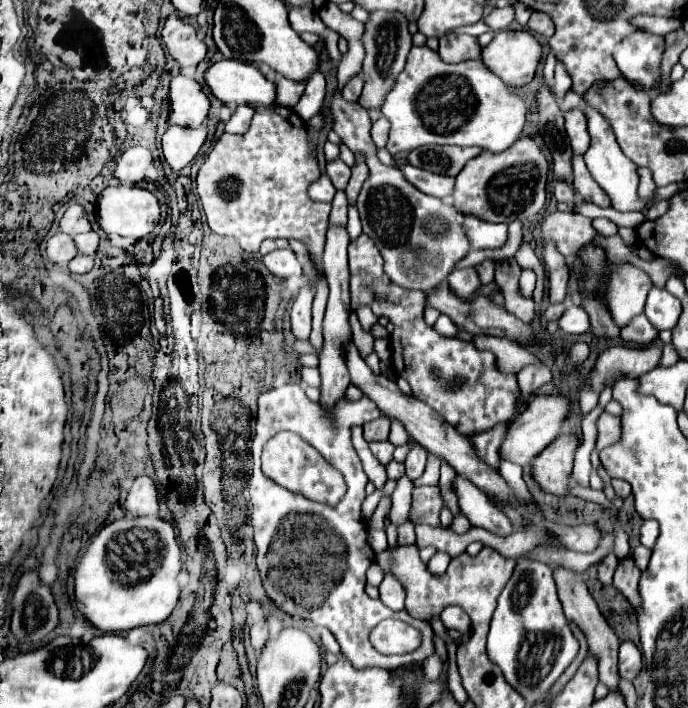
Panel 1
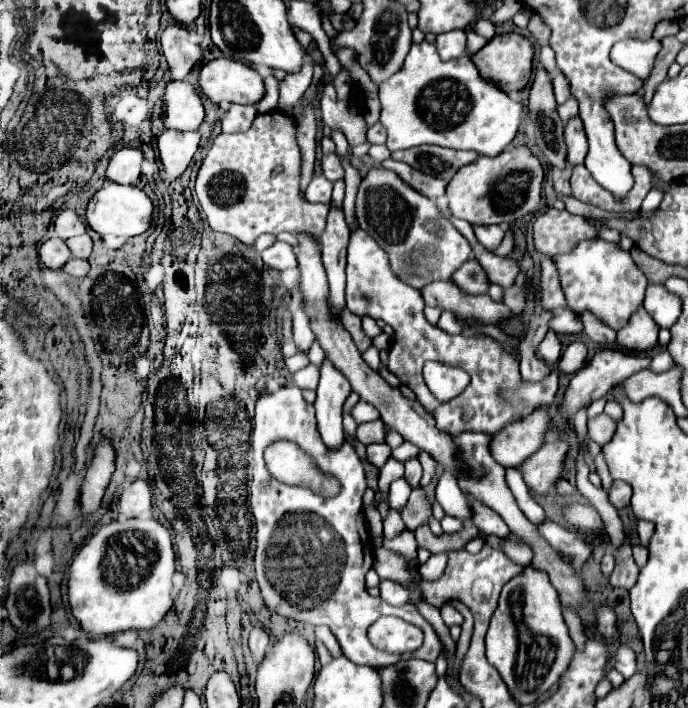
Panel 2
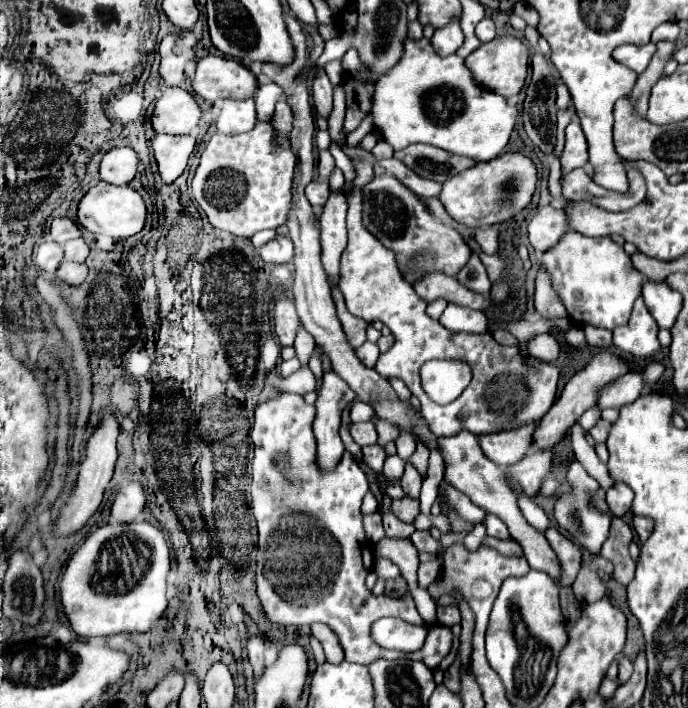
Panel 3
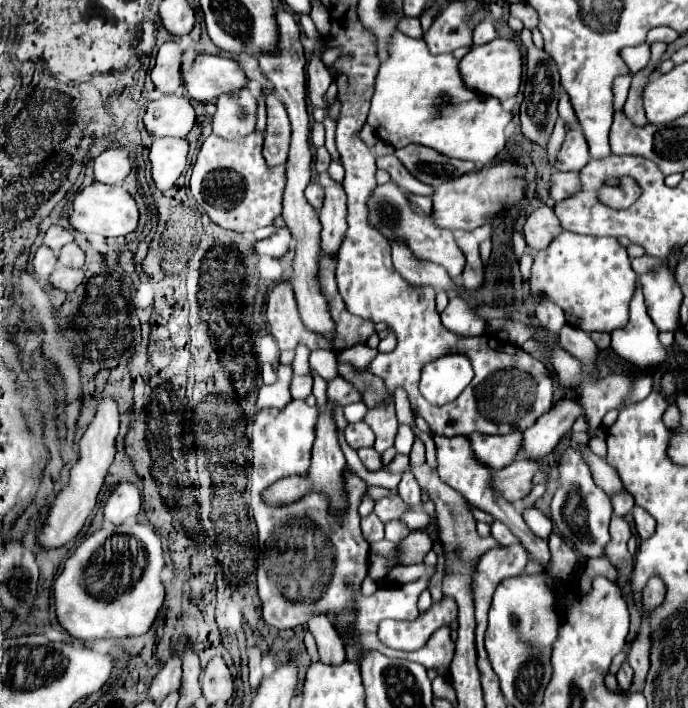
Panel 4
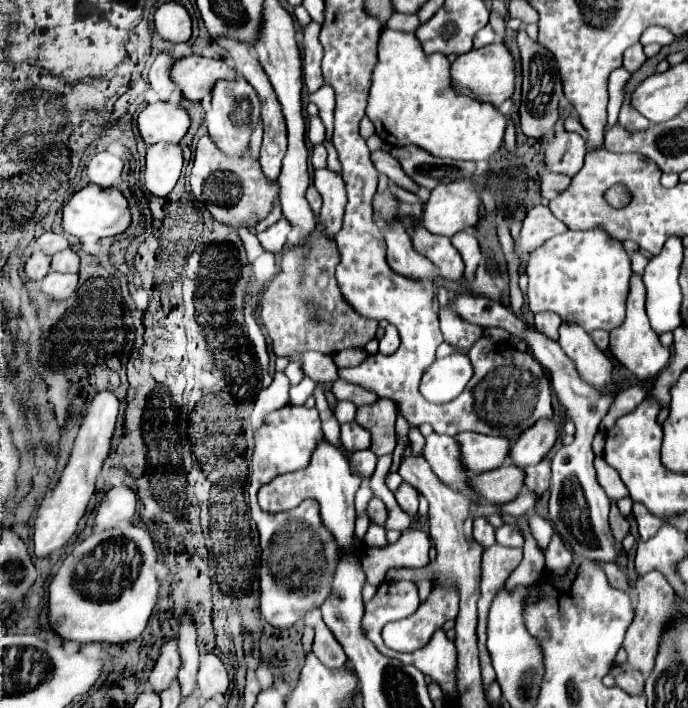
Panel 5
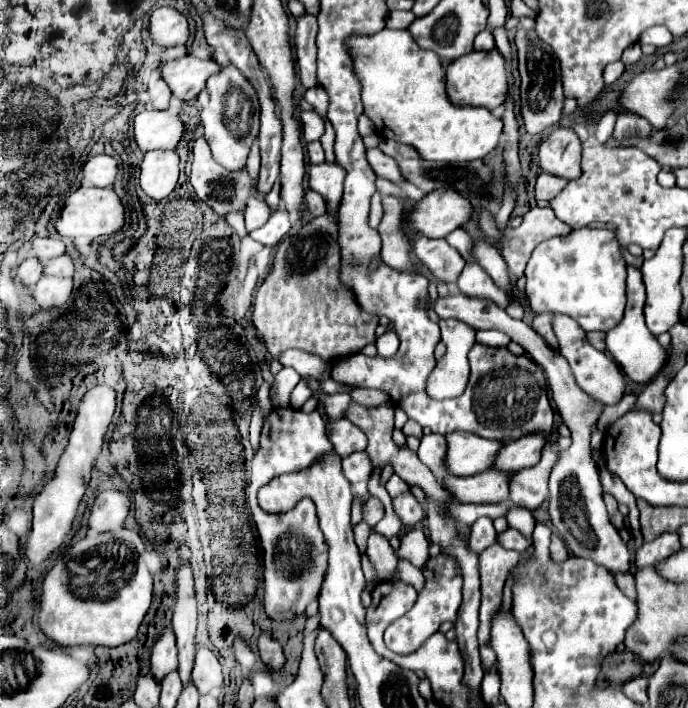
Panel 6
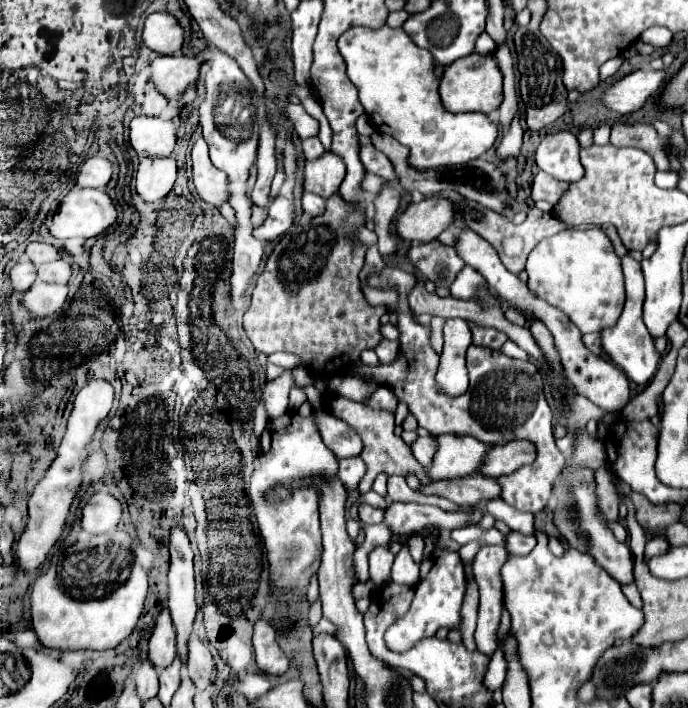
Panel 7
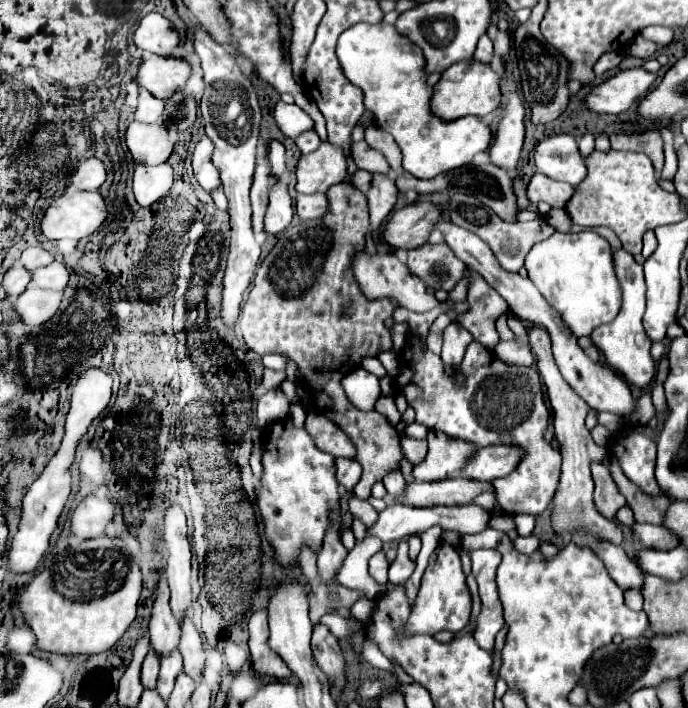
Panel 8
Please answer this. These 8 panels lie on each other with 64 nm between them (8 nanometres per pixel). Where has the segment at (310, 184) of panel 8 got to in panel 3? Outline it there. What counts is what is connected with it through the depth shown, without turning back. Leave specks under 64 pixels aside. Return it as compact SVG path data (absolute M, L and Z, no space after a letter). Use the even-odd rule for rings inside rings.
M332 192L320 216L322 264L332 288L336 288L340 280L340 256L346 244L346 208L344 194Z

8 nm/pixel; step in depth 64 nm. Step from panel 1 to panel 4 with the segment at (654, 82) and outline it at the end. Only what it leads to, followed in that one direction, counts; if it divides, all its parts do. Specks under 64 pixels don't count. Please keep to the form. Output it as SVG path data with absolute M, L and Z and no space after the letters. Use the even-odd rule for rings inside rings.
M640 44L640 46L632 46L632 48L622 48L620 50L622 60L626 62L626 66L632 70L632 74L640 72L648 60L650 60L650 44Z

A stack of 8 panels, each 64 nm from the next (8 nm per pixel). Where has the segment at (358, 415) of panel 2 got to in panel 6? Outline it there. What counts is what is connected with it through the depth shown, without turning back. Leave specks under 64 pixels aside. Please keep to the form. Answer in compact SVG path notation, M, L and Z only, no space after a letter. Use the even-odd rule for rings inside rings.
M313 392L312 397L323 404L325 413L331 419L343 418L351 401L350 396L345 393L327 395L320 392Z

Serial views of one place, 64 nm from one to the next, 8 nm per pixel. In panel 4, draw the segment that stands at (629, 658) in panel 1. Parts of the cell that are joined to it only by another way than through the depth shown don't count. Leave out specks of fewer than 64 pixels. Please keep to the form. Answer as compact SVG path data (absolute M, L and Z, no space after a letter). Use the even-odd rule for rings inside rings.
M624 662L622 664L622 668L618 670L618 686L619 688L630 688L630 684L632 684L632 676L634 676L634 672L632 672L632 668L630 668L630 664L628 662Z

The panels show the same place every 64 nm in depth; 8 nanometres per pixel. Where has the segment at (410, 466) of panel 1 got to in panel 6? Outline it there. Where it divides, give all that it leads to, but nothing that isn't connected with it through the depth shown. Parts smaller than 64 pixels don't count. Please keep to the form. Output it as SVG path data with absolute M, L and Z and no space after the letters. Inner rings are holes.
M406 490L394 498L394 508L396 508L398 516L402 518L404 526L414 526L426 516L424 508L418 504L418 500L414 498L414 494L410 490Z

